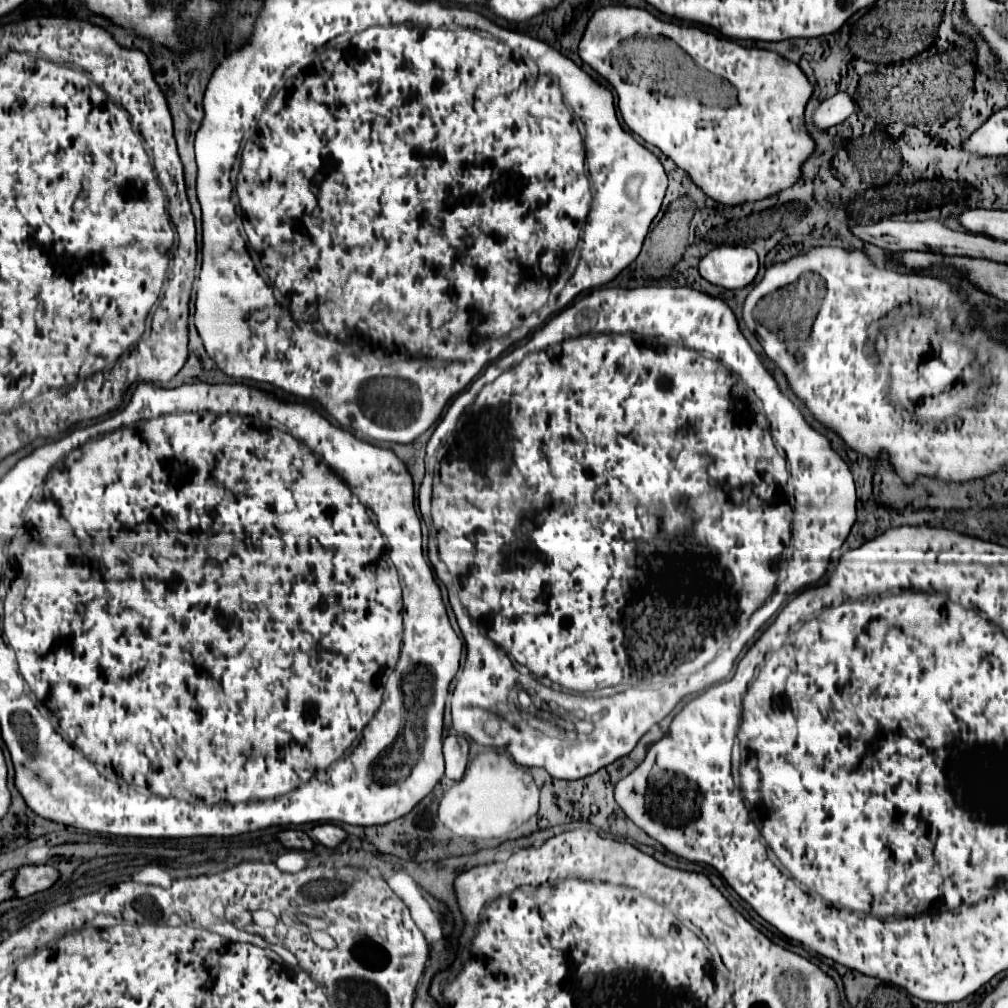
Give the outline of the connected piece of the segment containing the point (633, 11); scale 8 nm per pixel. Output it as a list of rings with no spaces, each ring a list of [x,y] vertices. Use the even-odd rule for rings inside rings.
[[[603,7],[591,17],[579,43],[579,55],[615,89],[625,125],[643,141],[659,147],[691,175],[697,187],[719,203],[757,201],[791,187],[799,179],[801,163],[813,153],[813,141],[803,125],[803,111],[813,87],[795,63],[775,51],[747,49],[713,31],[661,19],[647,9]],[[635,33],[667,35],[701,67],[715,65],[713,73],[737,89],[737,105],[729,109],[705,107],[693,99],[669,99],[671,95],[665,95],[659,87],[649,87],[649,67],[637,67],[627,55],[621,55],[621,39]],[[639,87],[655,89],[657,95]]]

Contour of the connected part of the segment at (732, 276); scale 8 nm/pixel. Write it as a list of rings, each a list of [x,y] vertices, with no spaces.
[[[717,247],[699,263],[701,277],[725,289],[749,285],[757,271],[759,263],[755,255],[749,255],[749,247]]]

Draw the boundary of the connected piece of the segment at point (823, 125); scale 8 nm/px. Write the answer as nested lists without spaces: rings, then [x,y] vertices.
[[[837,93],[829,99],[825,99],[813,113],[811,121],[817,129],[829,129],[837,123],[843,123],[851,113],[855,111],[853,107],[853,101],[849,99],[849,95],[843,95],[843,93]]]

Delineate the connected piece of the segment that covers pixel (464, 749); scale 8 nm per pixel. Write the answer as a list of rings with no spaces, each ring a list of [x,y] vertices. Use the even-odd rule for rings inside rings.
[[[449,735],[443,741],[443,757],[445,757],[445,777],[451,781],[459,781],[463,777],[467,765],[469,743],[465,737]]]

